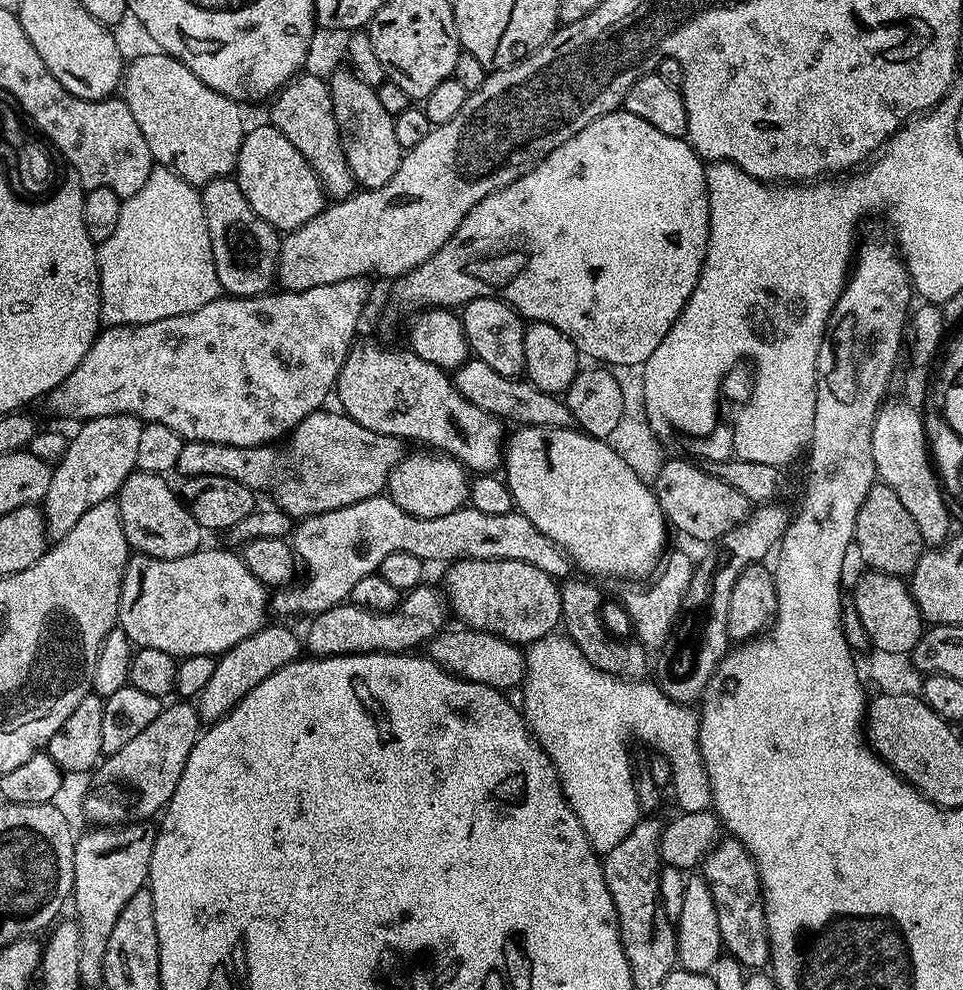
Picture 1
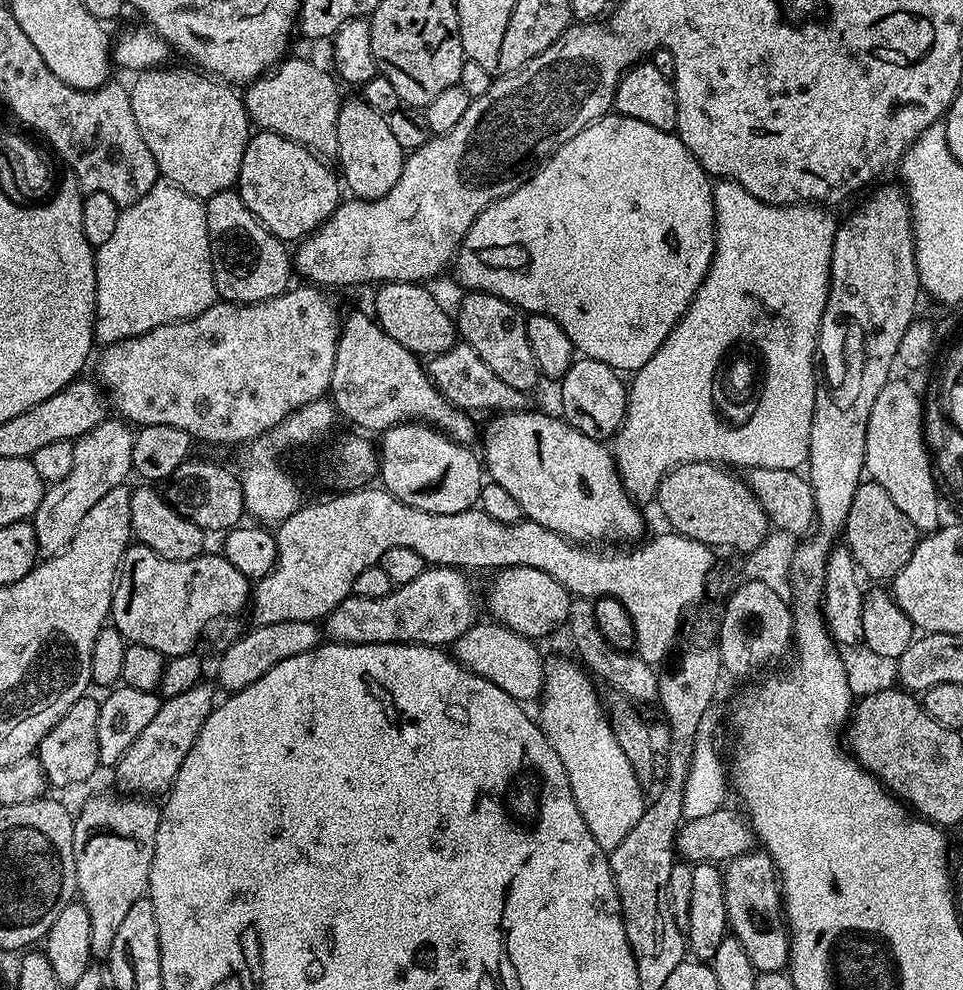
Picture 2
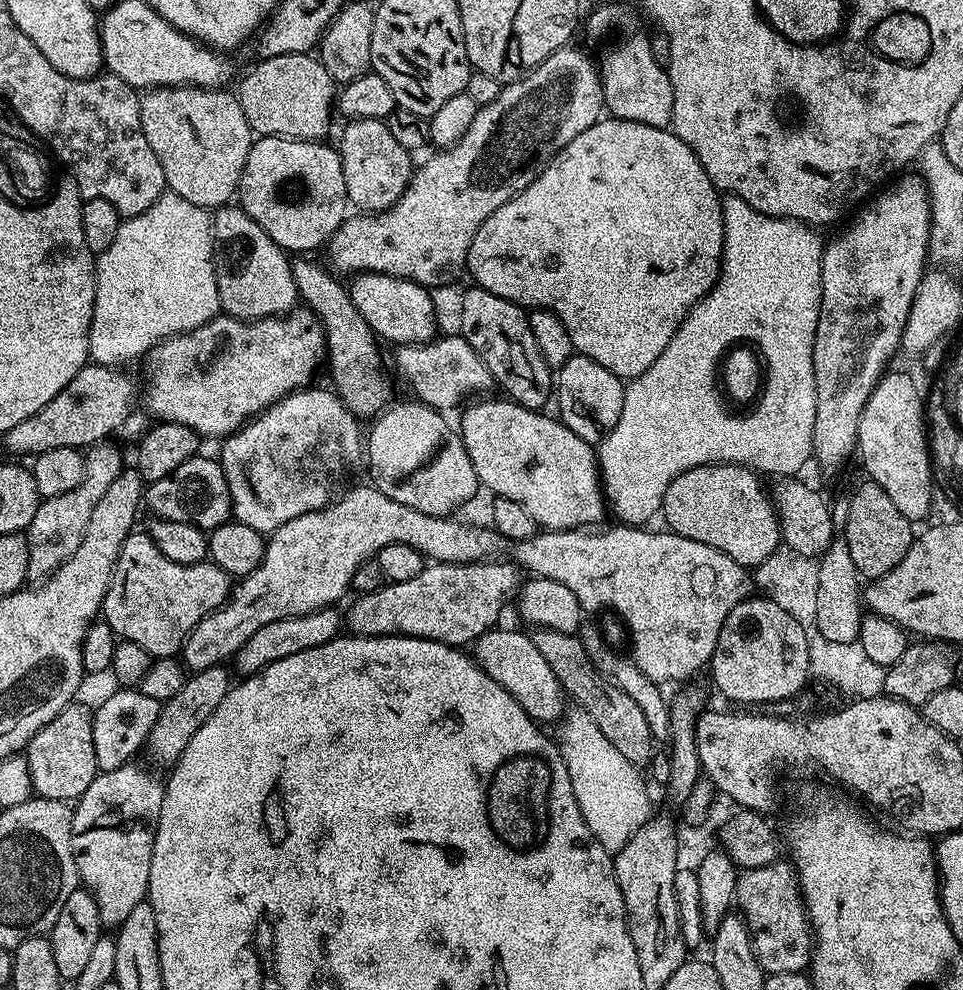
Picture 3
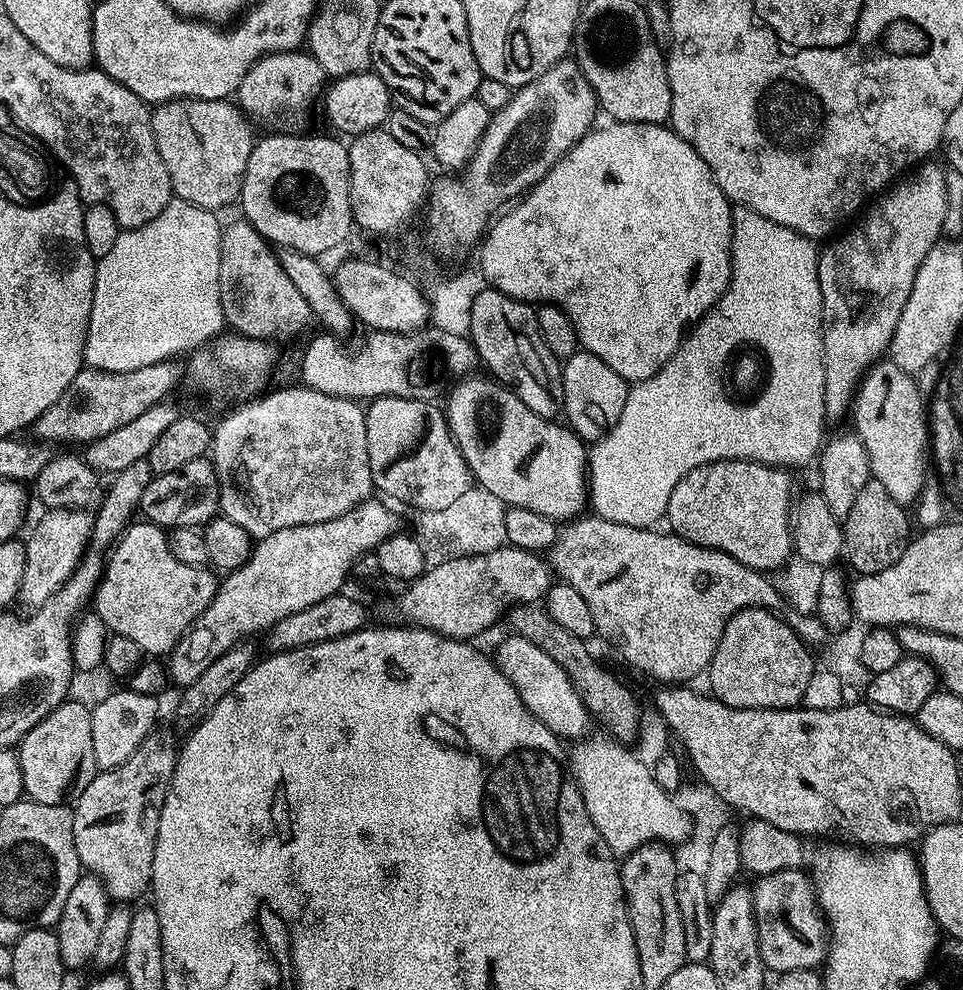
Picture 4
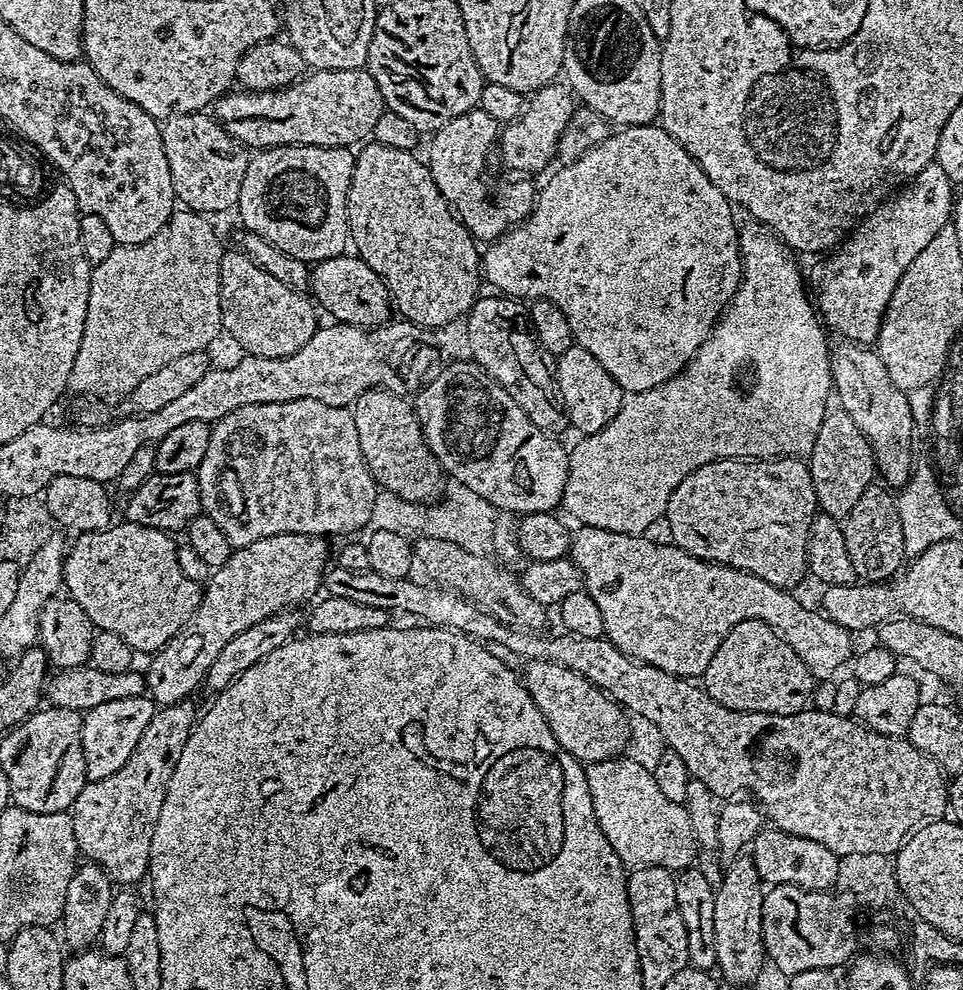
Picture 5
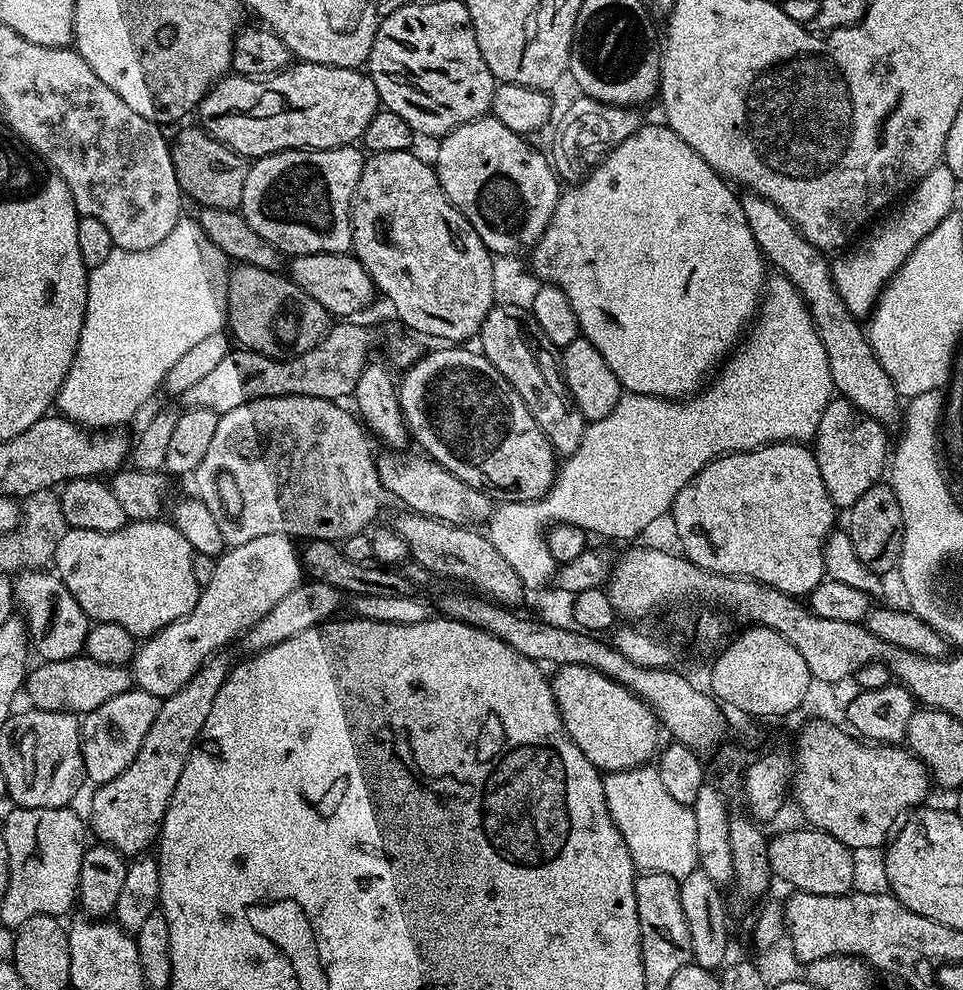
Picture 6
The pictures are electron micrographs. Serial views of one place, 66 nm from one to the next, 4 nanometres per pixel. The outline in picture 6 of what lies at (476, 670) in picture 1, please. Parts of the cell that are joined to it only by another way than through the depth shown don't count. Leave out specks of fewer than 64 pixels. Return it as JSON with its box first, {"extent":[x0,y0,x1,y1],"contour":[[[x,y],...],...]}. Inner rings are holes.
{"extent":[550,664,662,773],"contour":[[[561,664],[555,672],[550,683],[568,737],[601,773],[638,768],[657,755],[662,744],[662,725],[641,696],[586,666]]]}

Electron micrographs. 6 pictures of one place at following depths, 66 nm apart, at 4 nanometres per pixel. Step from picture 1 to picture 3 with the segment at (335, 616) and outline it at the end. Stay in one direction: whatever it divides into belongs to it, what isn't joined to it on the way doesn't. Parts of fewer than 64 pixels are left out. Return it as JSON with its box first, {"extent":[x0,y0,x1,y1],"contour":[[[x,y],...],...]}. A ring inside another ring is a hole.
{"extent":[349,558,521,647],"contour":[[[481,558],[472,562],[432,562],[418,572],[417,577],[402,583],[387,583],[376,592],[363,593],[350,608],[349,628],[361,636],[412,636],[442,641],[452,647],[463,647],[475,642],[479,636],[493,627],[500,616],[504,603],[515,597],[521,583],[521,569],[515,563],[503,564],[500,560]]]}

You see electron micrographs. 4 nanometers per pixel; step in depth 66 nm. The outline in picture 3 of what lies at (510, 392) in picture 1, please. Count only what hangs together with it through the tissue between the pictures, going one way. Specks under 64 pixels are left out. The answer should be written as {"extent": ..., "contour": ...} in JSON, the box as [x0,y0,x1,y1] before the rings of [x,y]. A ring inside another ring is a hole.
{"extent":[395,334,494,410],"contour":[[[459,334],[442,336],[429,340],[427,344],[401,344],[395,349],[397,374],[412,387],[416,395],[413,397],[419,403],[428,404],[437,410],[452,408],[460,403],[463,405],[471,392],[487,393],[484,391],[494,384],[490,370],[482,358],[478,358],[470,342],[466,342]]]}

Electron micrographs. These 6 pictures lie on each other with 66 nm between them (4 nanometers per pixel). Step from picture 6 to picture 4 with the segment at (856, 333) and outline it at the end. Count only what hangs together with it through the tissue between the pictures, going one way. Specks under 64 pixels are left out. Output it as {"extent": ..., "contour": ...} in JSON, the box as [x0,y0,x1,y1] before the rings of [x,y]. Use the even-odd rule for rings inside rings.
{"extent":[850,362,930,506],"contour":[[[877,362],[873,364],[872,367],[864,373],[854,393],[854,399],[850,405],[850,417],[851,416],[853,422],[856,423],[856,428],[854,428],[855,435],[860,438],[861,442],[865,446],[865,450],[868,451],[871,479],[882,482],[882,487],[890,493],[890,498],[894,498],[894,502],[898,502],[899,504],[903,504],[905,506],[915,505],[918,497],[920,496],[920,492],[923,490],[926,483],[926,476],[924,476],[924,456],[926,460],[926,453],[930,448],[930,437],[928,435],[926,400],[919,396],[918,386],[916,385],[913,373],[903,372],[897,364],[891,362]]]}

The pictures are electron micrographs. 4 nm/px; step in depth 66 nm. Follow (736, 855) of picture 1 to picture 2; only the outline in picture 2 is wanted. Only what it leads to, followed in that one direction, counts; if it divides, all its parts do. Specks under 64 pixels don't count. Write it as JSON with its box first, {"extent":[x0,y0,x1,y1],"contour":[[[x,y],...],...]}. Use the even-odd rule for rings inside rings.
{"extent":[723,850,790,972],"contour":[[[753,850],[735,856],[723,865],[724,897],[731,935],[742,942],[746,958],[757,972],[782,972],[788,967],[790,937],[784,919],[780,877],[771,856],[763,850]]]}

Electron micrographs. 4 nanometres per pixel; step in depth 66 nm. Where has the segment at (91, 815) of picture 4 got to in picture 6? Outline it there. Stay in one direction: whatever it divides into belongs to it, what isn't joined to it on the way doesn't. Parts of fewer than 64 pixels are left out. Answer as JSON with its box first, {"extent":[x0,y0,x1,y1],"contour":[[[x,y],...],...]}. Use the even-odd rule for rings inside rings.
{"extent":[90,652,232,858],"contour":[[[224,652],[213,655],[182,690],[161,699],[158,718],[154,718],[134,762],[130,762],[118,778],[95,789],[90,828],[96,831],[95,839],[99,843],[109,844],[126,858],[147,853],[151,844],[153,847],[160,835],[160,824],[174,794],[174,786],[178,786],[178,778],[192,753],[192,745],[200,737],[206,714],[210,714],[210,706],[214,706],[214,698],[218,698],[218,690],[231,671],[232,661],[226,655]]]}

